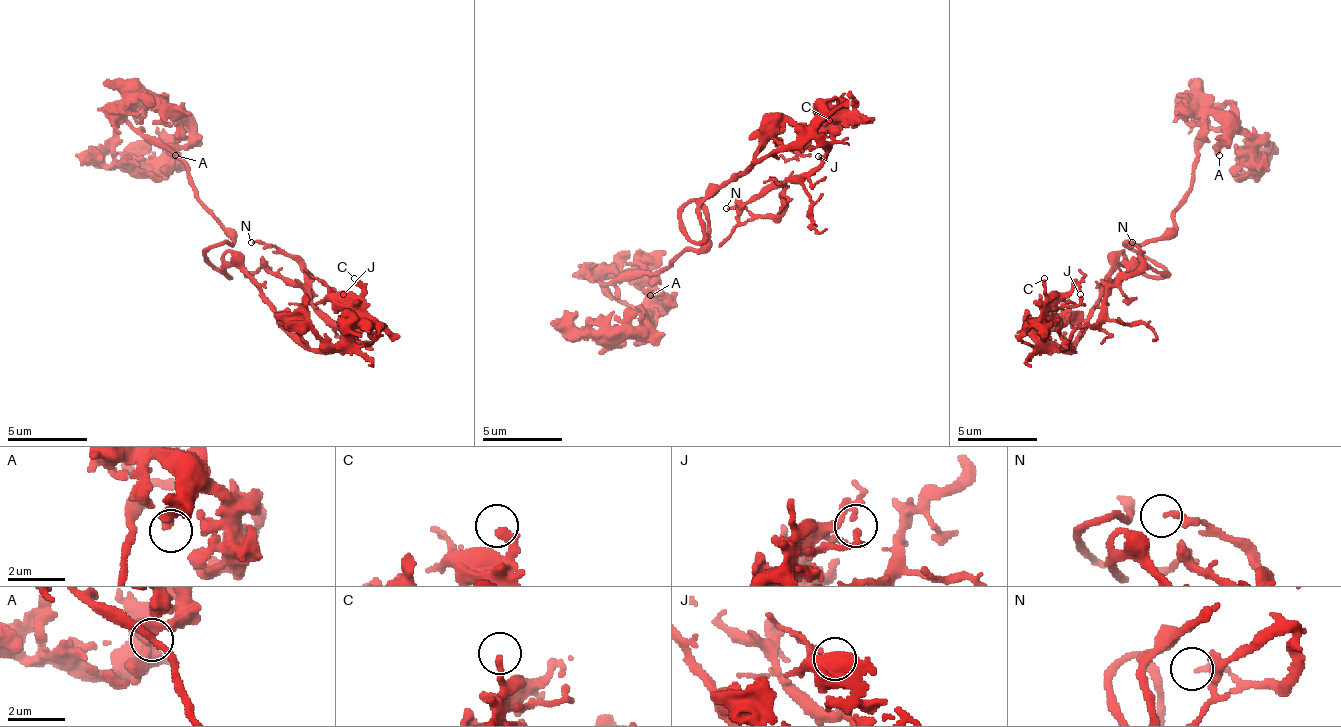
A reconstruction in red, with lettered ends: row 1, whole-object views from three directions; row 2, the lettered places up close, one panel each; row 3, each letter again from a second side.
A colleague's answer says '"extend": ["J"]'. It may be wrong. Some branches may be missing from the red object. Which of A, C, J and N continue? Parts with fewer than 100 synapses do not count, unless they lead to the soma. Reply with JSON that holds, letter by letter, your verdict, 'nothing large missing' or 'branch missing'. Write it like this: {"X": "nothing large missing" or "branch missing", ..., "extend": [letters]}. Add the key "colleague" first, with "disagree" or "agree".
{"colleague": "disagree", "A": "nothing large missing", "C": "nothing large missing", "J": "nothing large missing", "N": "nothing large missing", "extend": []}

